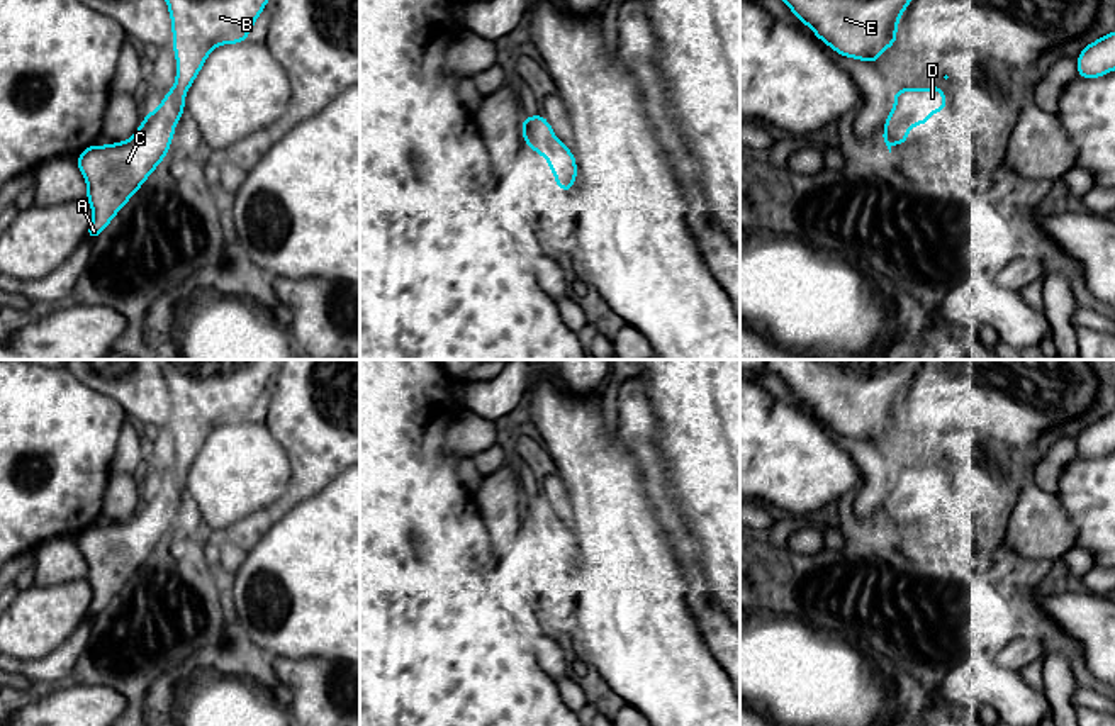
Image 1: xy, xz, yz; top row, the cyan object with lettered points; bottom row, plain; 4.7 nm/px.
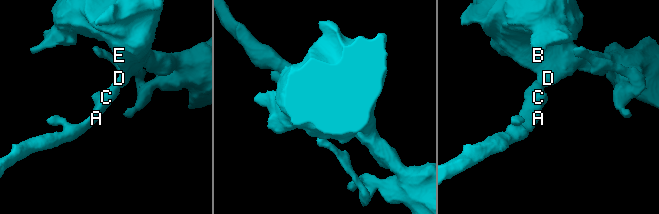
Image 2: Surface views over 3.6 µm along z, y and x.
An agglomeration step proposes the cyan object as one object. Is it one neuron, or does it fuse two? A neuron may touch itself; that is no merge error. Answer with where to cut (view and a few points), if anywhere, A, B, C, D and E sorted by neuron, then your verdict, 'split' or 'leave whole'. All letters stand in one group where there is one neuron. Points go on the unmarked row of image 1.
no cut | A B C D E | leave whole

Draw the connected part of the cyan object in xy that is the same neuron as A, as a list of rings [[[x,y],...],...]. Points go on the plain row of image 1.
[[[154,360],[168,383],[173,407],[173,429],[176,434],[176,463],[163,477],[158,490],[146,494],[141,507],[129,521],[110,526],[92,524],[80,533],[76,541],[88,563],[87,580],[93,600],[87,619],[95,619],[124,584],[137,572],[144,560],[166,536],[175,512],[175,504],[183,494],[185,473],[205,443],[209,433],[219,424],[244,422],[255,400],[265,388],[277,360]]]

